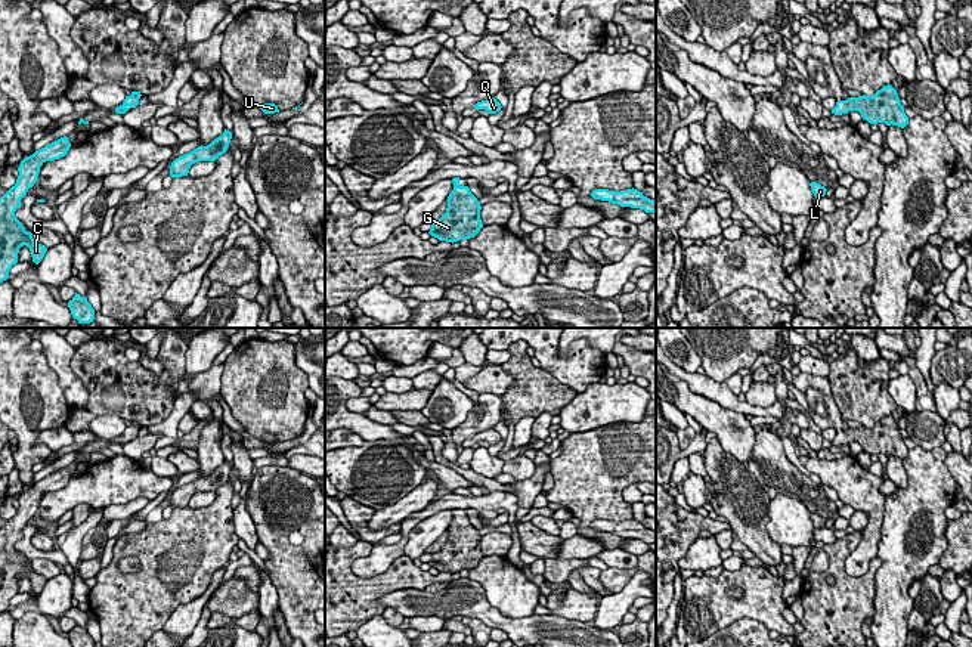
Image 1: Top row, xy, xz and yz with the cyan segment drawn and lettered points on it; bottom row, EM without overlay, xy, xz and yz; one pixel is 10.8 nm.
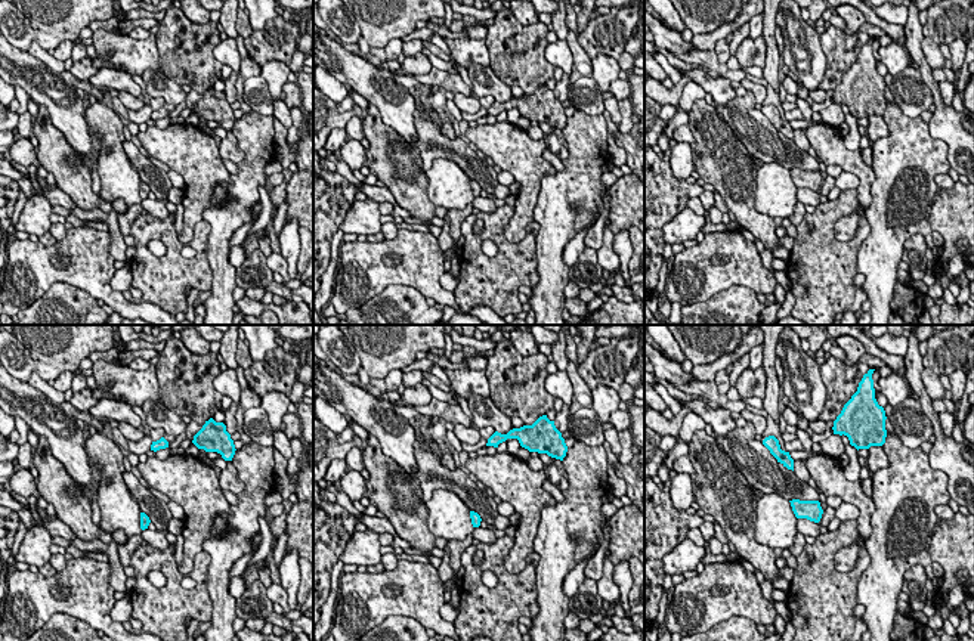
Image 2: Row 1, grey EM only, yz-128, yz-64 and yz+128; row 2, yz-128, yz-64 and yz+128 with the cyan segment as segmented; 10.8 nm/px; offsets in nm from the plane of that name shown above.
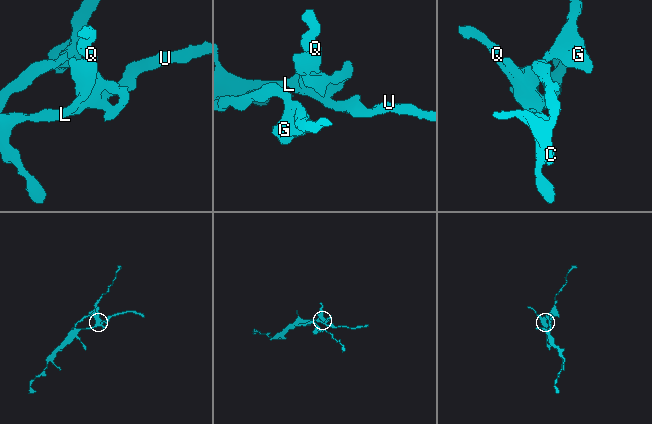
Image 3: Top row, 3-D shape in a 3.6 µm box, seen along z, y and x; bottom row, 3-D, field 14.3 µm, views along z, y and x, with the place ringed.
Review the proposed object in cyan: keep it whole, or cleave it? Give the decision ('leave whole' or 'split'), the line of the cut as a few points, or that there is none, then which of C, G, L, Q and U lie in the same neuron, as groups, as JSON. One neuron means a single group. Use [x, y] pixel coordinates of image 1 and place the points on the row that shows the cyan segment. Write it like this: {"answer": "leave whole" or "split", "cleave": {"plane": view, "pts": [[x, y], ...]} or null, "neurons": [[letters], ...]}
{"answer": "leave whole", "cleave": null, "neurons": [["C", "G", "L", "Q", "U"]]}

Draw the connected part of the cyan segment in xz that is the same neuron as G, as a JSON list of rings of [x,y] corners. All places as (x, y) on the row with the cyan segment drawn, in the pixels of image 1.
[[[459,177],[452,179],[454,191],[448,196],[446,213],[431,223],[430,235],[439,241],[456,242],[474,238],[483,227],[482,205],[468,186],[459,185]]]

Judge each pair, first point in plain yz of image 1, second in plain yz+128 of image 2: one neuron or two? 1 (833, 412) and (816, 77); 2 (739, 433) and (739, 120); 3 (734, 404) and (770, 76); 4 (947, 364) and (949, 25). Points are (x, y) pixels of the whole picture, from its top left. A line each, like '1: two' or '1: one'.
1: one
2: two
3: two
4: one

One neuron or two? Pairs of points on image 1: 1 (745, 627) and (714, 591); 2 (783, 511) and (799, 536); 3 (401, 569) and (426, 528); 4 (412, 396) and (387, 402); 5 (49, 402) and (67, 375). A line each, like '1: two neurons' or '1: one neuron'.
1: two neurons
2: one neuron
3: two neurons
4: one neuron
5: two neurons

